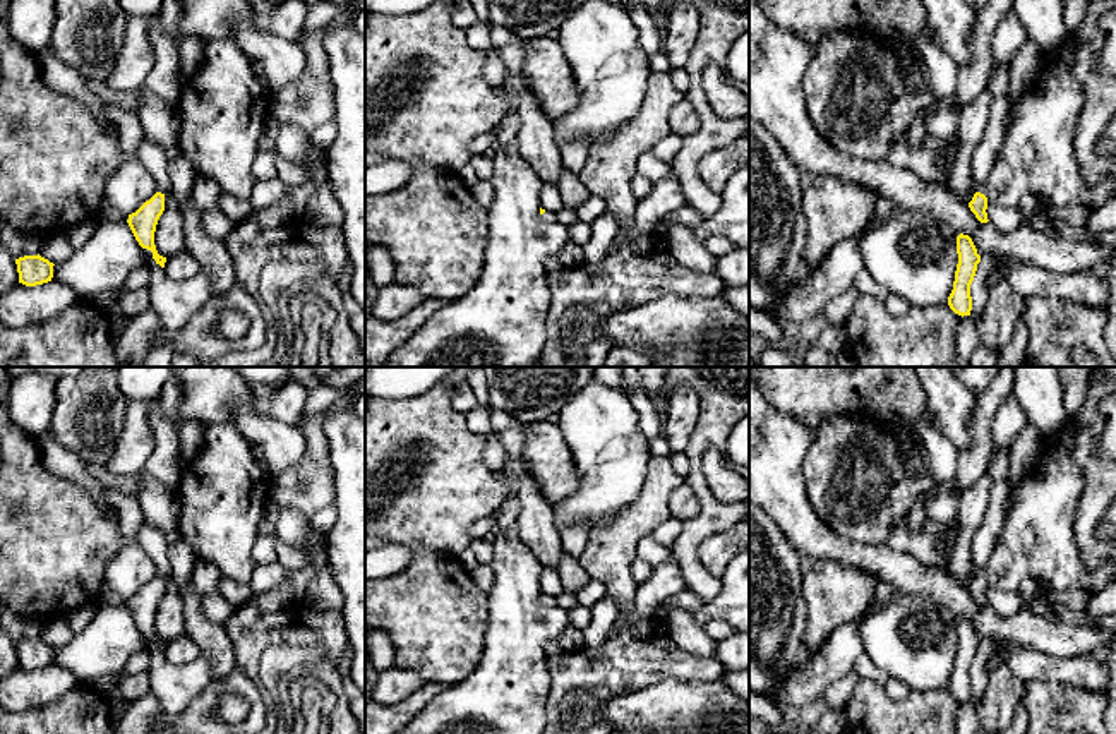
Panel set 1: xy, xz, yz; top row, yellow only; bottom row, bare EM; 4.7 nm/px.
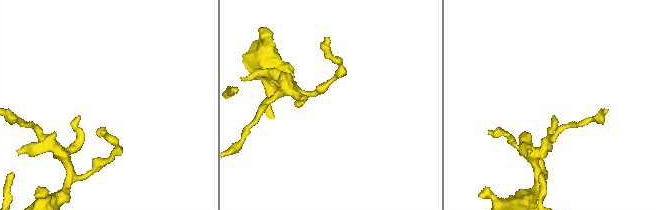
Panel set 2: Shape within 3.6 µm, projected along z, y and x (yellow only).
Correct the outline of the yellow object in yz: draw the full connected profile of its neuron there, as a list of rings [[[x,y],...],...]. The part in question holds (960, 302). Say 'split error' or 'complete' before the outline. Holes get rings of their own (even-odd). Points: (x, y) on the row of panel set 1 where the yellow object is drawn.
complete; [[[963,233],[957,237],[957,254],[958,264],[948,305],[955,314],[963,317],[970,316],[972,310],[970,285],[974,281],[977,264],[981,262],[981,256],[977,254],[972,238]]]

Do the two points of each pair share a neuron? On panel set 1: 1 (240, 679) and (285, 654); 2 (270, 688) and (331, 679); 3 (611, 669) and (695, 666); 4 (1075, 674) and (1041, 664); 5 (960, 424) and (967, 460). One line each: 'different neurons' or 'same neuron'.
1: different neurons
2: different neurons
3: same neuron
4: same neuron
5: different neurons

